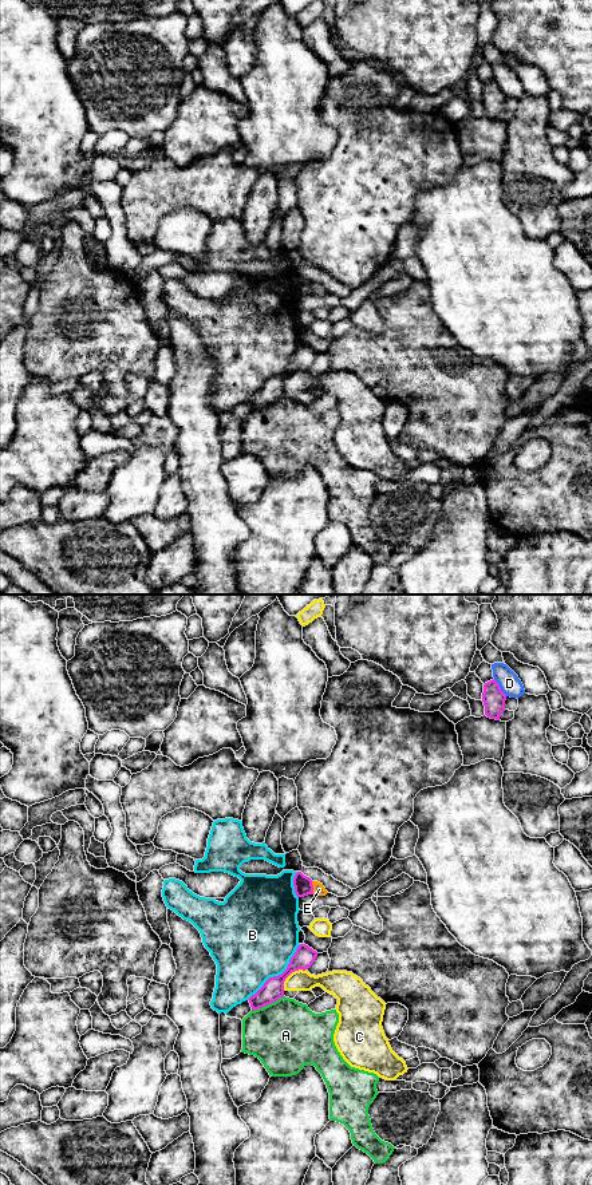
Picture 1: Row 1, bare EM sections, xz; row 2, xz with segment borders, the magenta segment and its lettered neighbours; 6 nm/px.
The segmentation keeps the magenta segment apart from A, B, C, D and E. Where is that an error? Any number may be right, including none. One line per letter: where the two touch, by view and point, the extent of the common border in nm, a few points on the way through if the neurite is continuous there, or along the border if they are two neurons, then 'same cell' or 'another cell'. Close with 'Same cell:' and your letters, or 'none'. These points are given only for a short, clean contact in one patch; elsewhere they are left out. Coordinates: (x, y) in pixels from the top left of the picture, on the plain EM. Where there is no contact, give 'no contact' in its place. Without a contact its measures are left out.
A: meets magenta in xz at (267, 405); contact 220 nm long; another cell
B: meets magenta in xz at (279, 375); contact 460 nm long; another cell
C: meets magenta in xz at (291, 372); contact 190 nm long; another cell
D: meets magenta in xz at (498, 87); contact 130 nm long; another cell
E: meets magenta in xz at (312, 288); contact 80 nm long; border along xz (311, 281), (314, 293); another cell
Same cell: none

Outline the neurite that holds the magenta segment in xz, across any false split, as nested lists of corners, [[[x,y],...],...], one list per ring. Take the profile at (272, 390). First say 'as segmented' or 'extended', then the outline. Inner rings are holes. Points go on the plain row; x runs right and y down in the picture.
as segmented; [[[300,344],[291,358],[287,370],[279,375],[269,378],[264,386],[252,395],[248,400],[250,403],[252,411],[263,408],[271,403],[275,403],[284,396],[284,382],[295,371],[308,370],[315,362],[317,352],[305,344]]]

